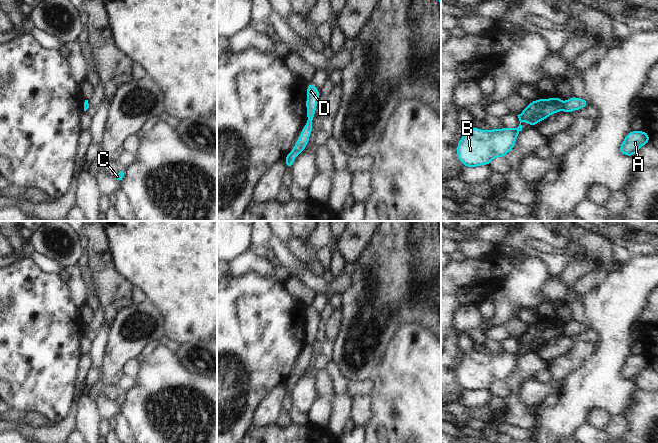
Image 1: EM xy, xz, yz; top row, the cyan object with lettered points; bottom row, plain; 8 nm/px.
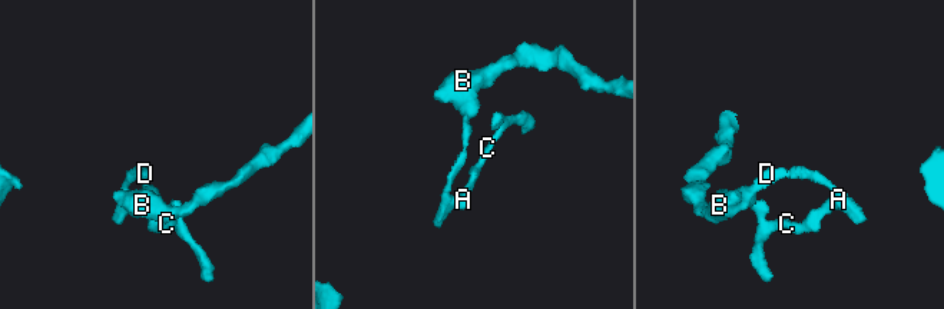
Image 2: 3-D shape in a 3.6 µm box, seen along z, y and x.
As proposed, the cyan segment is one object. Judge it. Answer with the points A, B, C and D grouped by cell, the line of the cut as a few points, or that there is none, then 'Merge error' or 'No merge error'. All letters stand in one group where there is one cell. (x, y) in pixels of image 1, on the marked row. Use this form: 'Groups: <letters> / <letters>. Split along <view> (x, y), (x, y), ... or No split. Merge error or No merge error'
Groups: A C / B D. Split along yz (564, 104), (562, 109). Merge error

